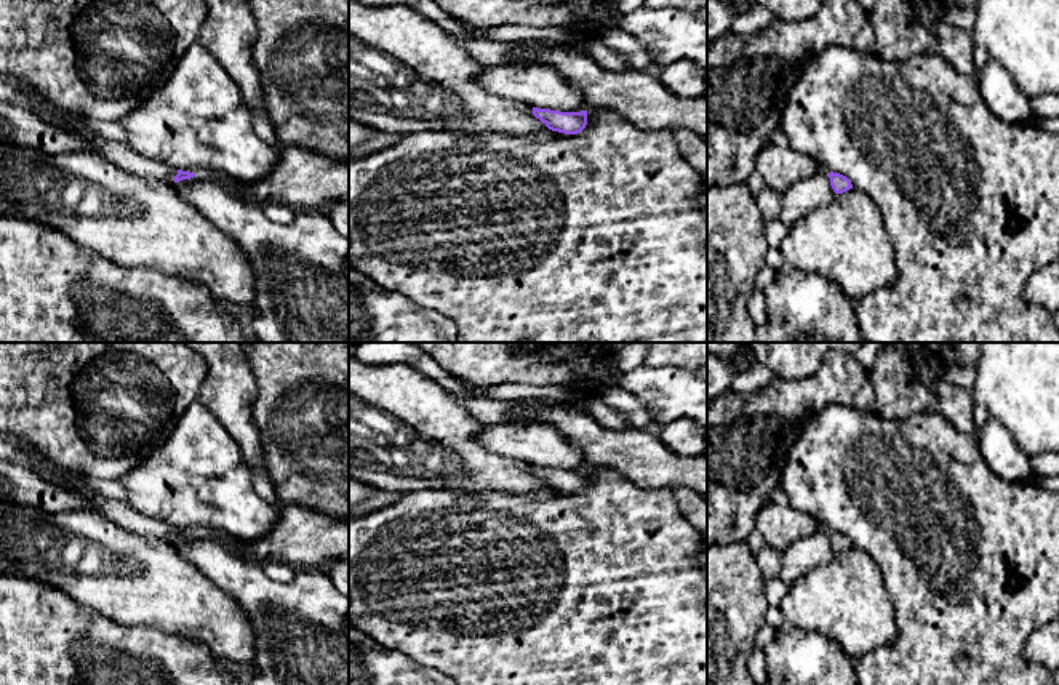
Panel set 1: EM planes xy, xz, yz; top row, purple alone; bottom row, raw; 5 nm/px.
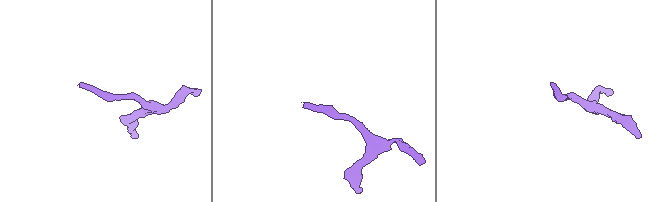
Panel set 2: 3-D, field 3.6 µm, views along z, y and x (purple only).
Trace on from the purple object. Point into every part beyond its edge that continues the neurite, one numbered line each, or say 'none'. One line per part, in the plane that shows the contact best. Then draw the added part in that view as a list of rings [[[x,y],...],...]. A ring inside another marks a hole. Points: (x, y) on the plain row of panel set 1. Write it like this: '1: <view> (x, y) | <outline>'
1: xy (119, 511) | [[[0,435],[0,459],[22,464],[53,483],[62,483],[64,487],[88,496],[91,501],[91,512],[109,519],[110,522],[131,533],[146,538],[163,539],[170,544],[174,541],[178,527],[138,512],[125,499],[107,498],[86,490],[78,480],[54,472],[43,459],[40,459],[29,448],[24,448],[18,442],[3,435]]]

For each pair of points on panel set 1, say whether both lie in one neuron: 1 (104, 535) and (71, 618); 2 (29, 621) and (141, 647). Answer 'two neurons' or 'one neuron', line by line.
1: two neurons
2: one neuron

